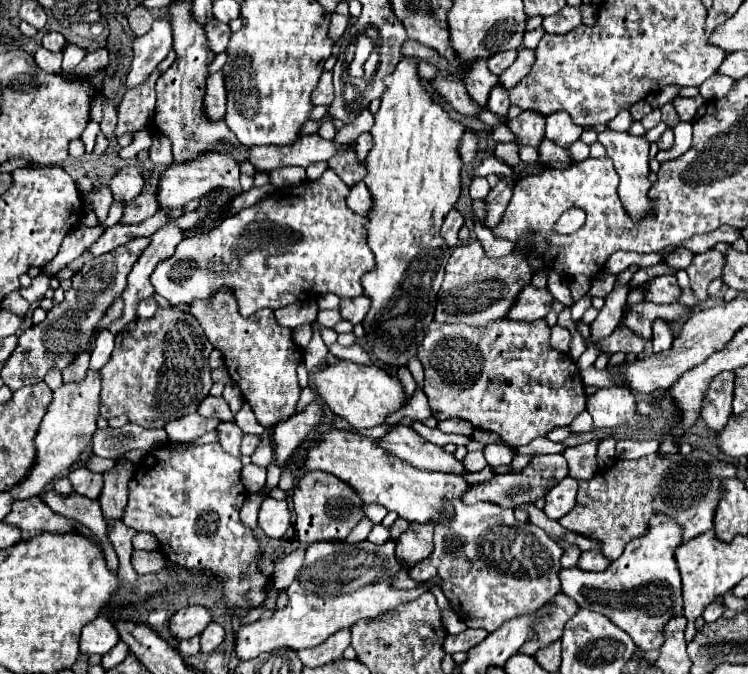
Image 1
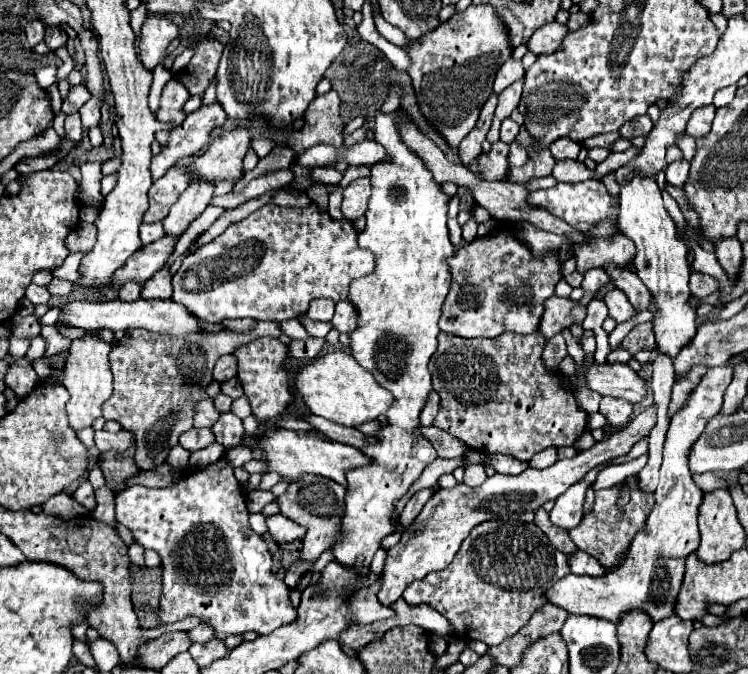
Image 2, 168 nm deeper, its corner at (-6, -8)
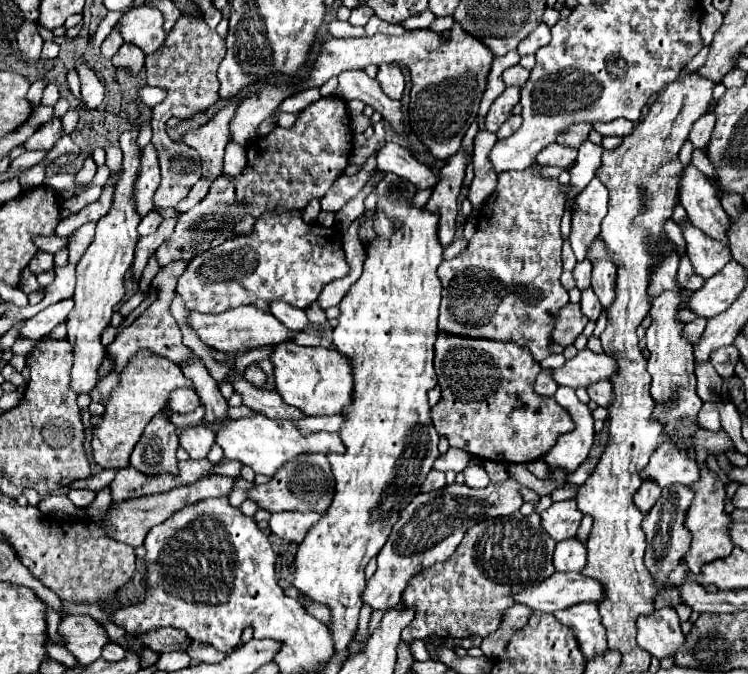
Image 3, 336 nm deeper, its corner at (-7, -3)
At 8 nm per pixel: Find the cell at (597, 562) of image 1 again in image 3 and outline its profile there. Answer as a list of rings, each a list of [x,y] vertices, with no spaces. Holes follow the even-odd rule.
[[[577,539],[559,541],[553,553],[553,565],[557,571],[581,571],[585,569],[587,551],[585,545]]]

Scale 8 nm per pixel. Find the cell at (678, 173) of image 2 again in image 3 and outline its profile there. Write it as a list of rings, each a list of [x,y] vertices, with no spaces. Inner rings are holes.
[[[681,219],[675,223],[679,225],[679,229],[687,241],[687,255],[689,255],[697,275],[707,279],[707,277],[715,275],[717,271],[721,271],[725,263],[729,263],[731,253],[721,241],[707,237],[701,229],[693,227],[689,223],[689,219]]]

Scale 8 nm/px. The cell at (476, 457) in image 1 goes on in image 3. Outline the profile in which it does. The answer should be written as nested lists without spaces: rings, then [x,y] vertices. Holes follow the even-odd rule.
[[[469,465],[463,471],[463,475],[465,475],[465,483],[473,489],[483,489],[489,485],[489,475],[481,465]]]

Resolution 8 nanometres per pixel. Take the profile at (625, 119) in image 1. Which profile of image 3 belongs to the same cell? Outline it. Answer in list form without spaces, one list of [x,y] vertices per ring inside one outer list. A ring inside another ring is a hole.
[[[581,123],[581,125],[573,125],[569,127],[567,133],[557,137],[557,143],[563,143],[567,147],[579,147],[583,141],[589,139],[589,133],[593,131],[593,127],[589,123]]]

